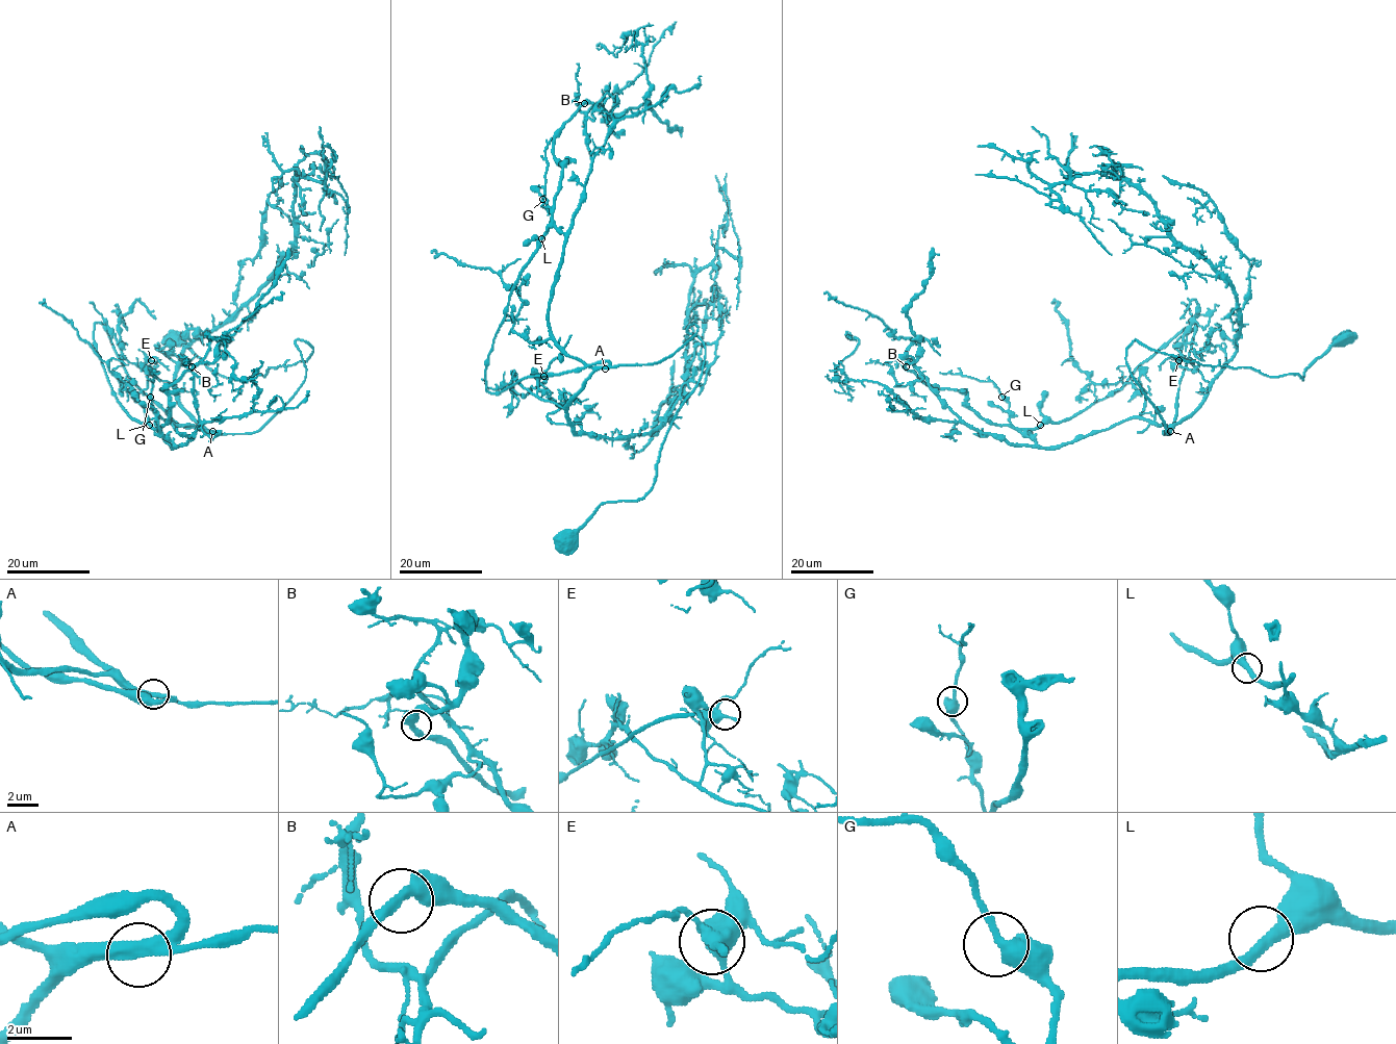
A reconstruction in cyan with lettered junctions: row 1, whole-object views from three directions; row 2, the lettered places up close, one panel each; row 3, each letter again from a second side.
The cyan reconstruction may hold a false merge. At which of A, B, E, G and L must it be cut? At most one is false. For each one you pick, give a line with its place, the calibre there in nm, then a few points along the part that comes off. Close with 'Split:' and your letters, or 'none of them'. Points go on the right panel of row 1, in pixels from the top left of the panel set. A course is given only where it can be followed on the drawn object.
Split: none of them

